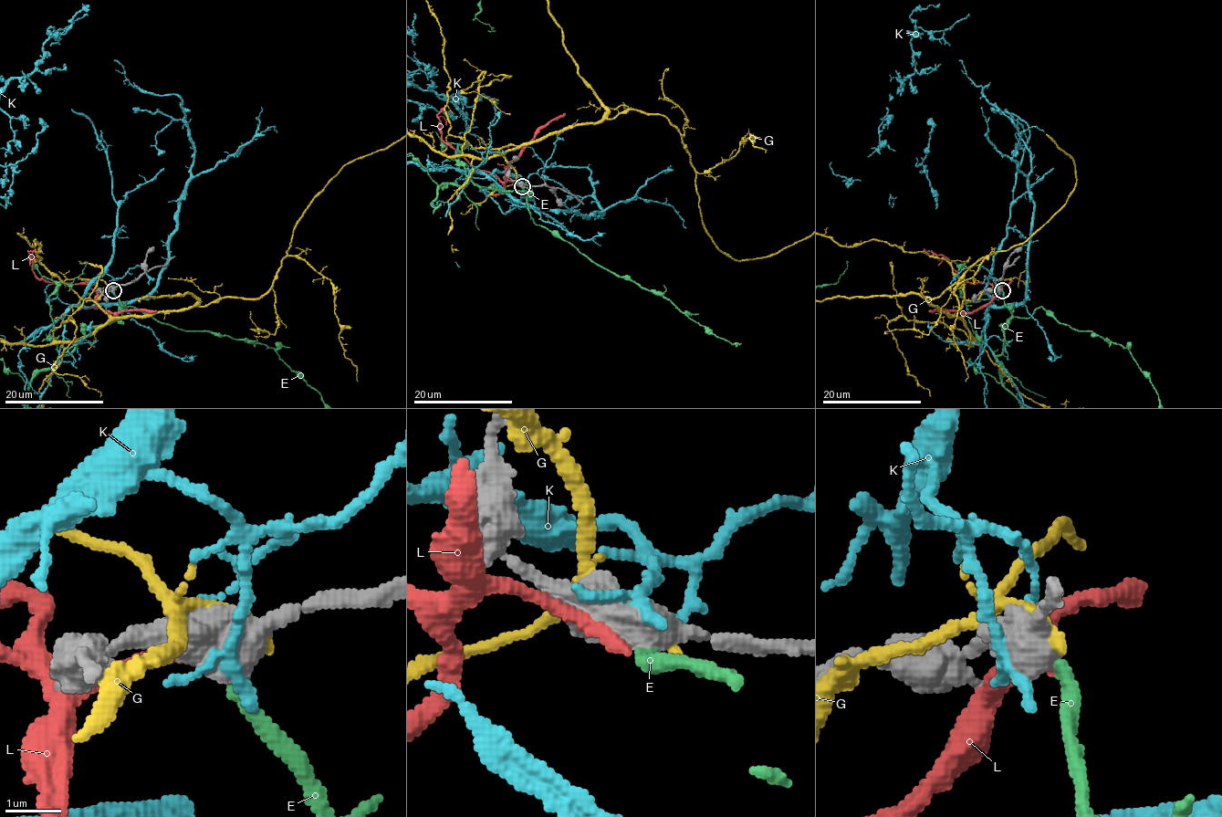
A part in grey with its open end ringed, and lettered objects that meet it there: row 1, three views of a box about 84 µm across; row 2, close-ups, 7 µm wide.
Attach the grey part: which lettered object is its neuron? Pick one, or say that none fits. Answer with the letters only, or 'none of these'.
E

